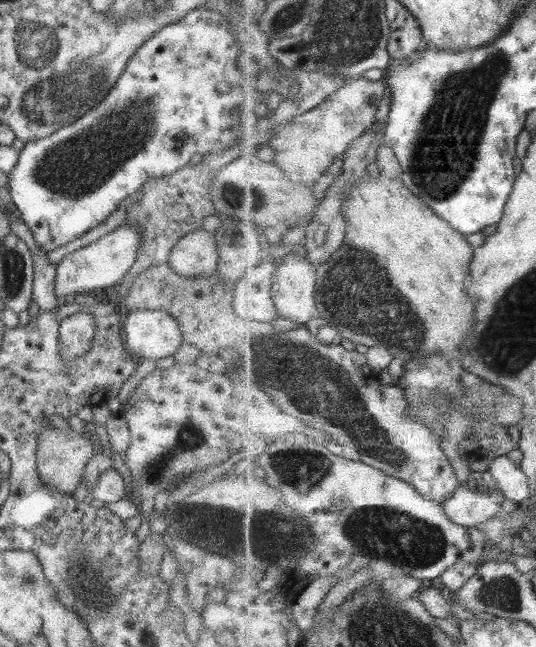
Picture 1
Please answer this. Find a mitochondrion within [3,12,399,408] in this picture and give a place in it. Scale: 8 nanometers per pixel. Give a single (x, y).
(57, 86)

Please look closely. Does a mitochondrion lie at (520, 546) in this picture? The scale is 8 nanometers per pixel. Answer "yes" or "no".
no

